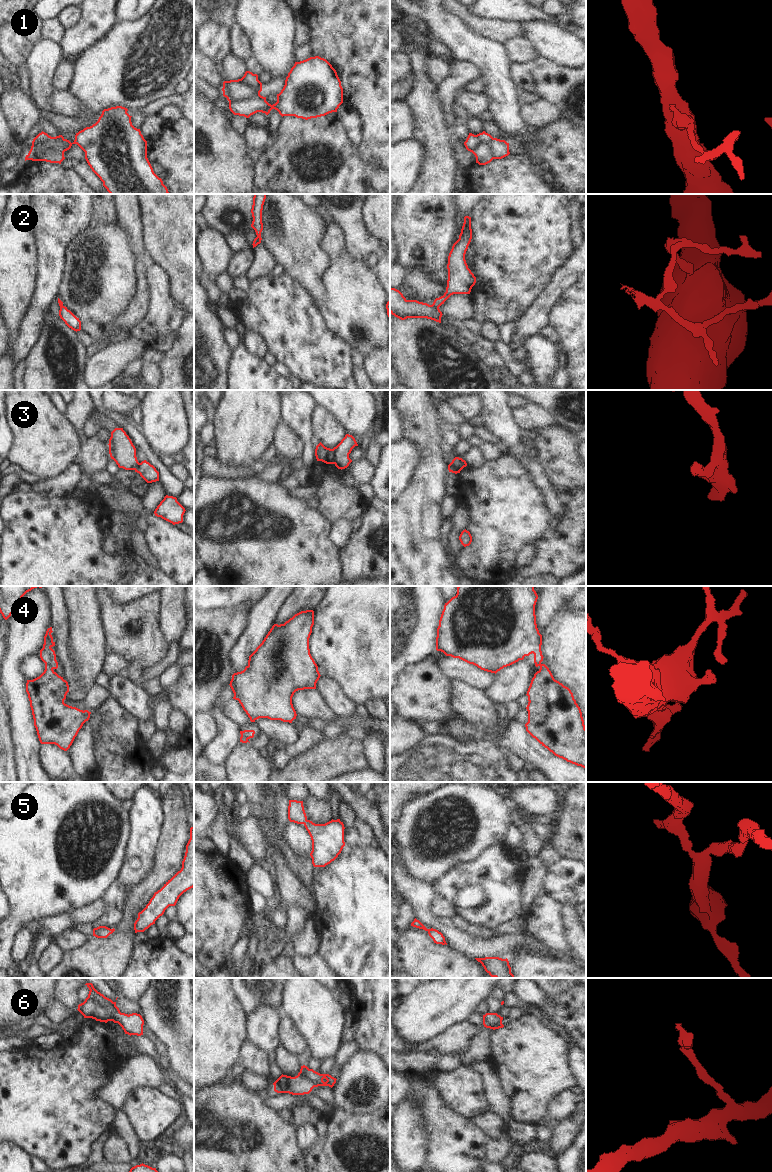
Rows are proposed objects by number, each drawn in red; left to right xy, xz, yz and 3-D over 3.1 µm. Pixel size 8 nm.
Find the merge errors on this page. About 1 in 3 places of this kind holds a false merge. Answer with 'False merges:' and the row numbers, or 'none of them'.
False merges: 1, 2, 3, 4

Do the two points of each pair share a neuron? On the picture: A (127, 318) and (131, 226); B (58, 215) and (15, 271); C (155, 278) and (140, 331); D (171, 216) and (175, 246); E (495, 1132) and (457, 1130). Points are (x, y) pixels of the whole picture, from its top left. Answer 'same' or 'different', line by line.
A: same
B: different
C: same
D: same
E: different

